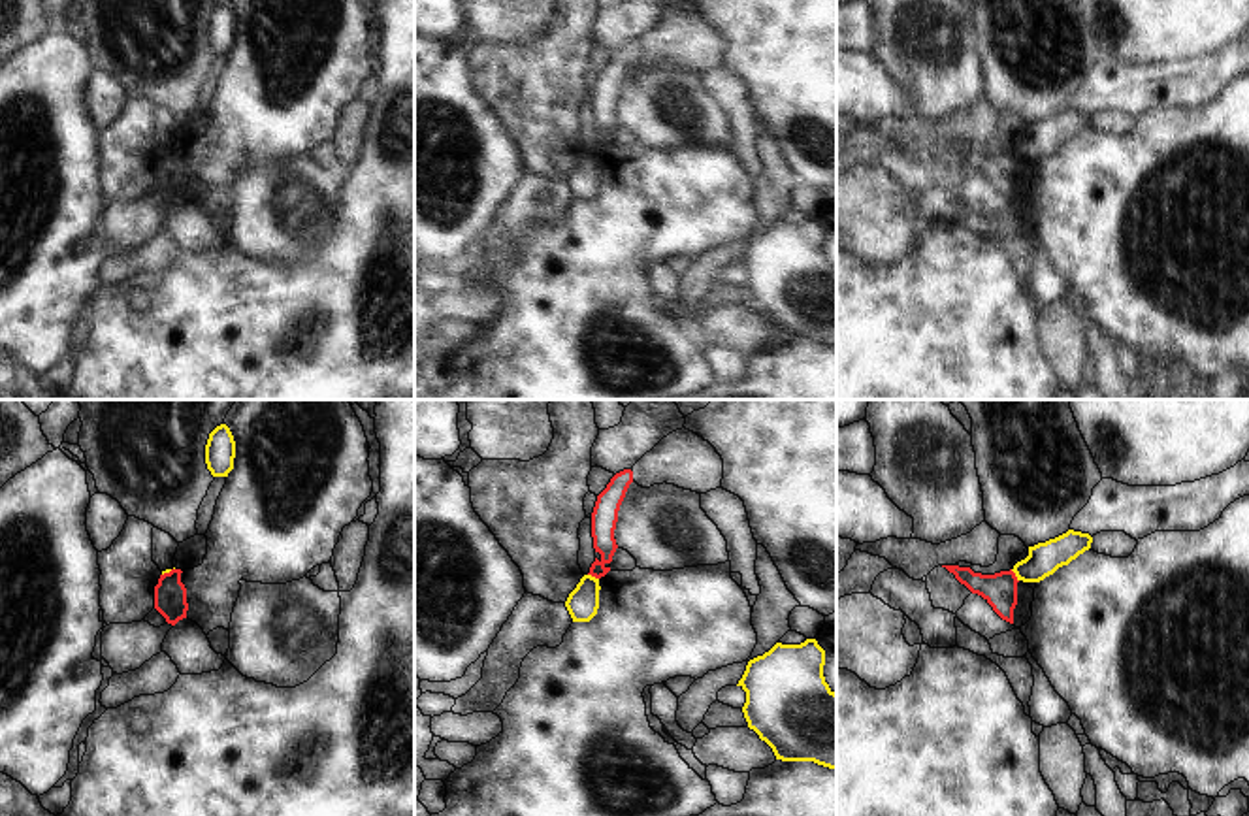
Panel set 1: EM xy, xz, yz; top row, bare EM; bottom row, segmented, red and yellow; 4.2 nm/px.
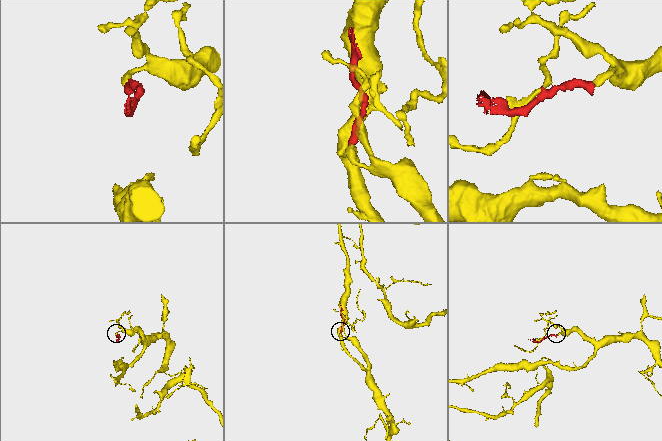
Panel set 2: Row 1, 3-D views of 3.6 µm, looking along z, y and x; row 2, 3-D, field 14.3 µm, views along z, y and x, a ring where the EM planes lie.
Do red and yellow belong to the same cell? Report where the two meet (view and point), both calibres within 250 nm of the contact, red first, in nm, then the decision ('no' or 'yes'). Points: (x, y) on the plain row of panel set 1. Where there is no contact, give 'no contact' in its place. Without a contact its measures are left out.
meets red in yz at (1014, 153); 140 nm thick on the red side, 140 nm on the other; no

